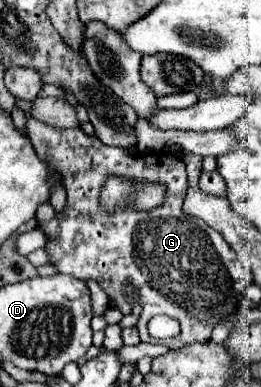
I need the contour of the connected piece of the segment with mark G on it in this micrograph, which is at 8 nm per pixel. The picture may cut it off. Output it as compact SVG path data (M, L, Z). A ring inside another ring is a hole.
M28 118L26 132L28 132L36 152L54 170L60 170L60 174L64 176L68 204L62 214L56 214L54 220L40 224L48 236L46 252L50 254L50 262L58 268L58 272L64 272L64 274L70 274L70 276L82 278L82 280L94 278L106 290L110 306L118 308L122 314L132 312L132 302L128 300L128 296L124 292L124 286L130 284L138 292L140 306L142 306L142 316L138 322L140 338L150 344L164 344L170 350L192 344L192 342L206 342L208 330L212 330L212 326L218 320L228 318L230 314L238 312L238 302L244 298L244 284L236 284L228 270L228 264L232 264L236 260L236 252L228 246L224 236L220 236L214 228L210 228L202 220L196 220L182 212L182 202L184 202L186 188L188 188L186 164L182 162L182 158L172 158L164 152L144 154L144 156L128 156L128 152L124 152L122 148L104 146L96 136L86 136L80 128L62 130L62 128L48 126L36 118ZM110 176L162 182L166 186L164 204L160 204L158 208L154 208L150 212L134 212L128 206L116 208L114 214L102 210L102 206L98 204L100 190ZM158 314L180 320L180 328L182 328L180 336L168 338L168 340L152 338L148 334L148 322L150 322L150 318L154 318Z

